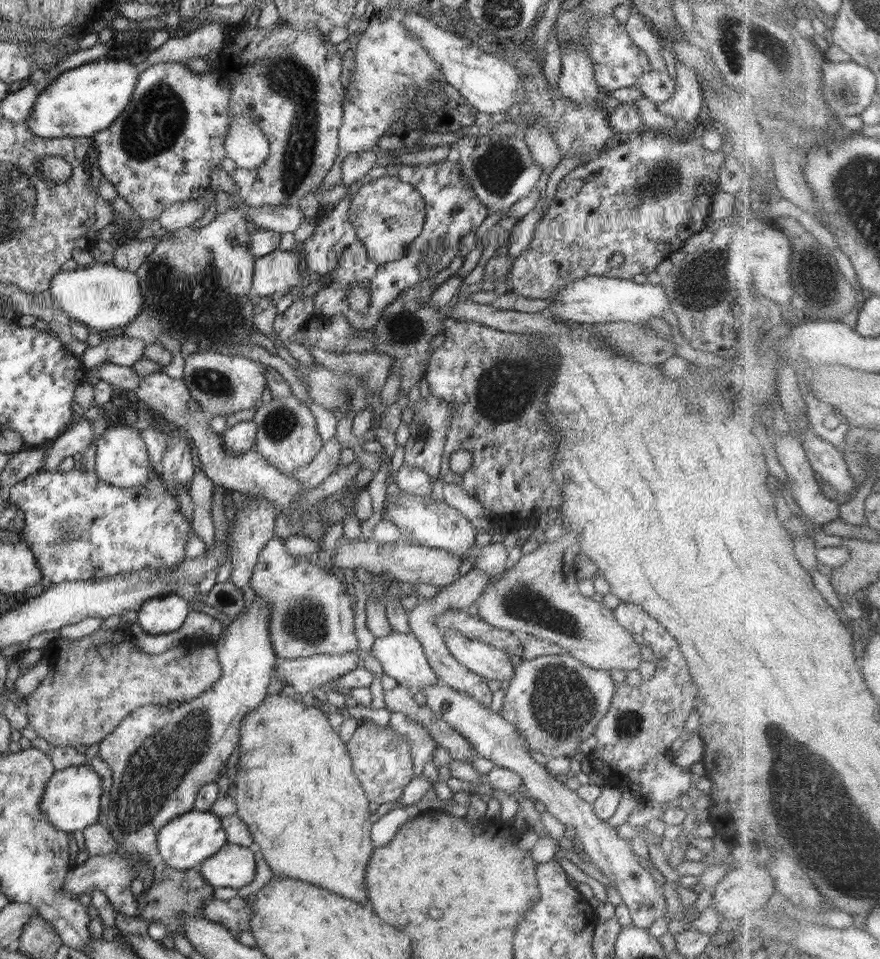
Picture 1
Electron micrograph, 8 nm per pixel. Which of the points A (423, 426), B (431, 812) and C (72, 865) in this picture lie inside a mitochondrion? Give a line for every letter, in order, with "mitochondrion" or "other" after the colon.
A: mitochondrion
B: other
C: other

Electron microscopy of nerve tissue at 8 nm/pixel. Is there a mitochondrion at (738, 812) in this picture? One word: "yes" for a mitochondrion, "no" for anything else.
no

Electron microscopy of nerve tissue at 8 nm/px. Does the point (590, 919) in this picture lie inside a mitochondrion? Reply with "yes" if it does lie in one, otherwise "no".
no

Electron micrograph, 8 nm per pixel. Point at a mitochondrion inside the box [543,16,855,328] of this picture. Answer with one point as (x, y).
(770, 47)

